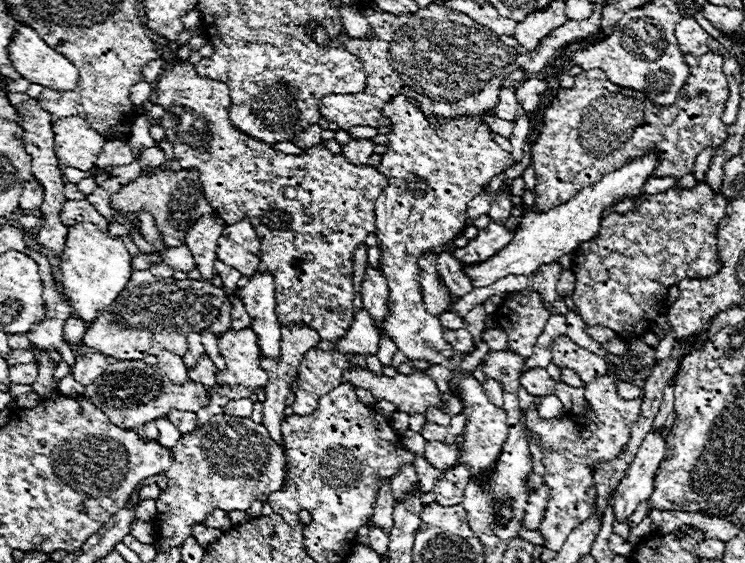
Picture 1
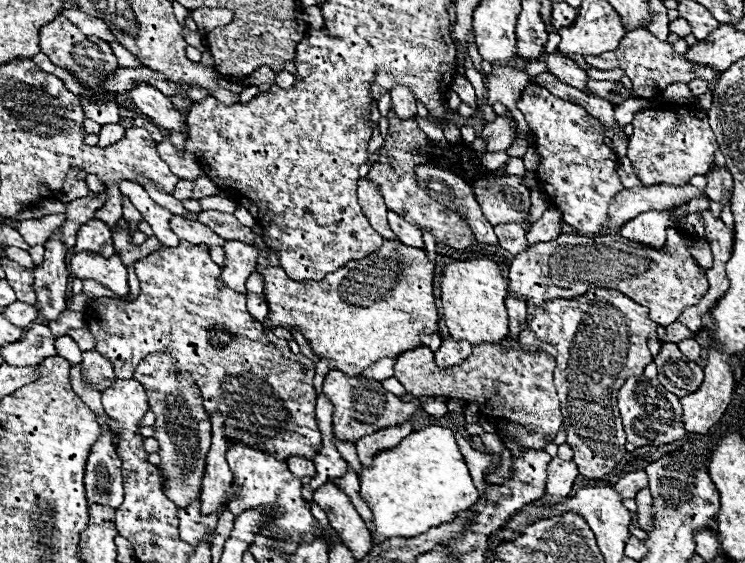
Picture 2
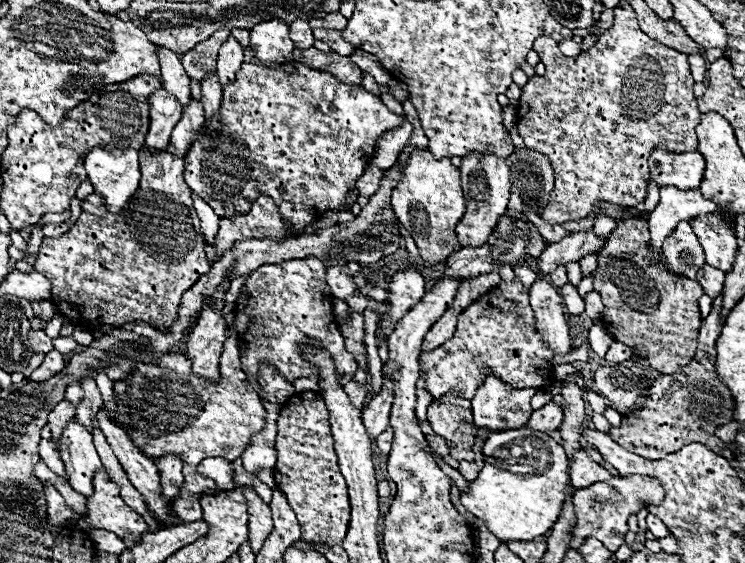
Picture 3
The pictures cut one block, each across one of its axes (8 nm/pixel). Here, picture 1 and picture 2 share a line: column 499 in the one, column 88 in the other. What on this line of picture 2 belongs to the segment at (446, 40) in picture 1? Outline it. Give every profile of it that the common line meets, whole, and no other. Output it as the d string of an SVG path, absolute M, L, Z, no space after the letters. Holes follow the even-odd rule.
M58 16L58 20L52 20L50 24L46 24L46 28L42 28L40 32L40 52L44 52L52 64L62 66L64 70L68 70L82 86L86 92L90 94L98 94L100 98L104 94L108 94L102 86L104 86L104 78L110 74L114 74L118 70L118 60L110 48L110 44L98 36L86 36L82 34L74 24L70 24L70 20L66 20L64 16Z

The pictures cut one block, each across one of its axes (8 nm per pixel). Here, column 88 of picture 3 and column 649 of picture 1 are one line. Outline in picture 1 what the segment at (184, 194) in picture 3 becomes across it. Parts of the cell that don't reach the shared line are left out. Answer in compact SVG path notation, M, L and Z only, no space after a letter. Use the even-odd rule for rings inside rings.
M698 182L694 188L670 188L660 194L642 196L634 202L636 210L606 216L600 224L600 236L594 242L580 244L572 254L572 272L576 276L574 306L580 310L584 324L606 326L622 338L642 336L654 326L670 286L676 286L684 278L708 278L718 274L716 228L724 218L726 202L722 192L714 192L706 182Z

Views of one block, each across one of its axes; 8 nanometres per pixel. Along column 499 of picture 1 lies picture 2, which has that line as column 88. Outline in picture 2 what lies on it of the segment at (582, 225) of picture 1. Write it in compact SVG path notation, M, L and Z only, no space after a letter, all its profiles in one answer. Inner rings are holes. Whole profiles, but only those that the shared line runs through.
M78 252L72 256L70 266L72 274L80 280L96 280L118 296L130 294L126 266L122 264L118 254L114 254L112 258L102 258L94 252Z

